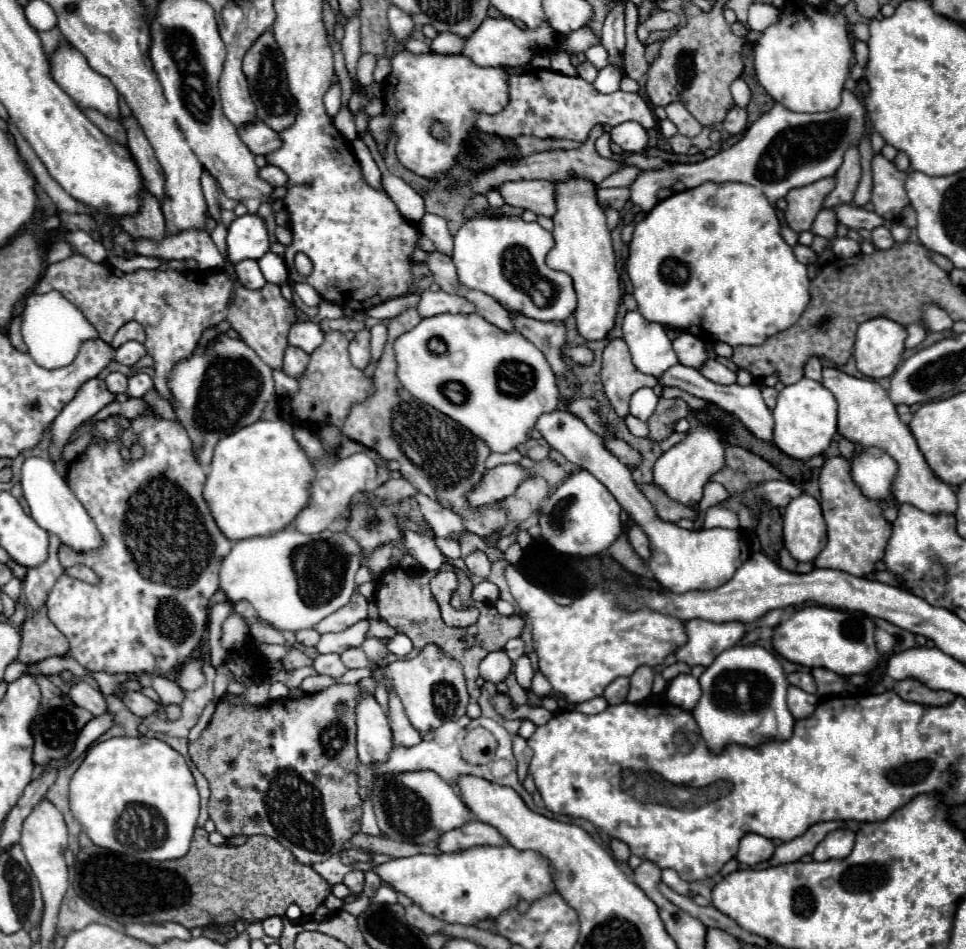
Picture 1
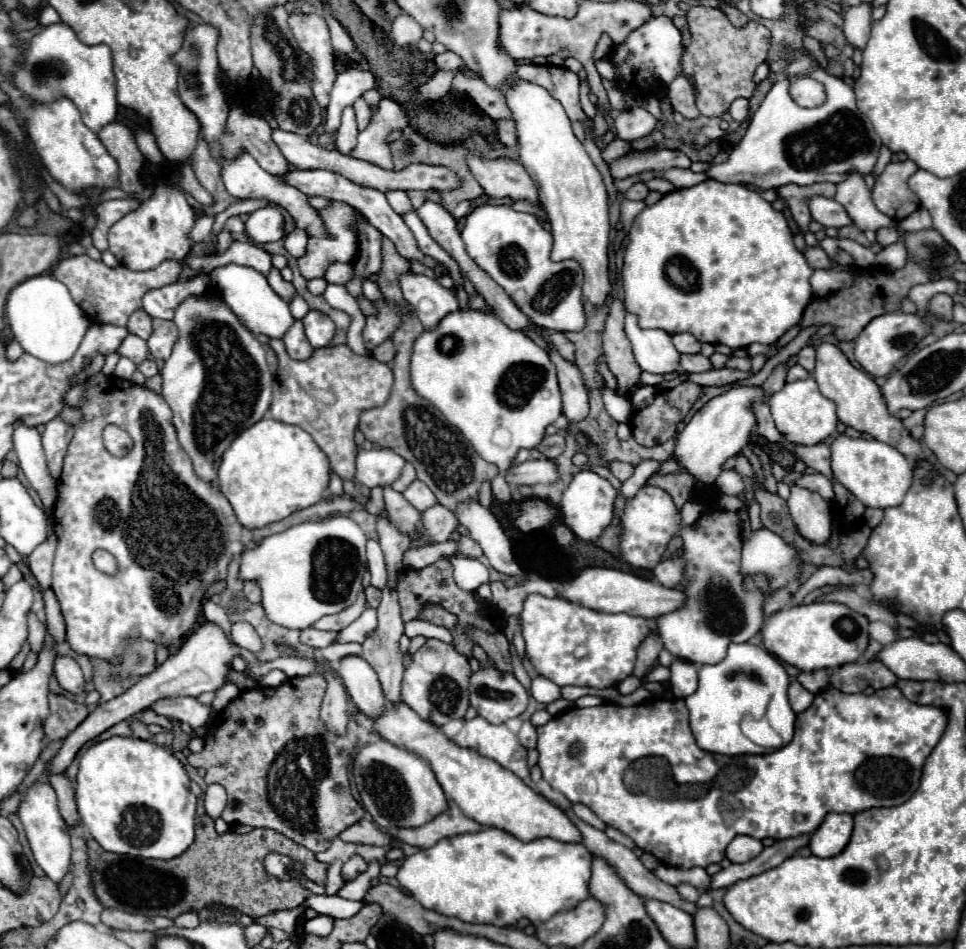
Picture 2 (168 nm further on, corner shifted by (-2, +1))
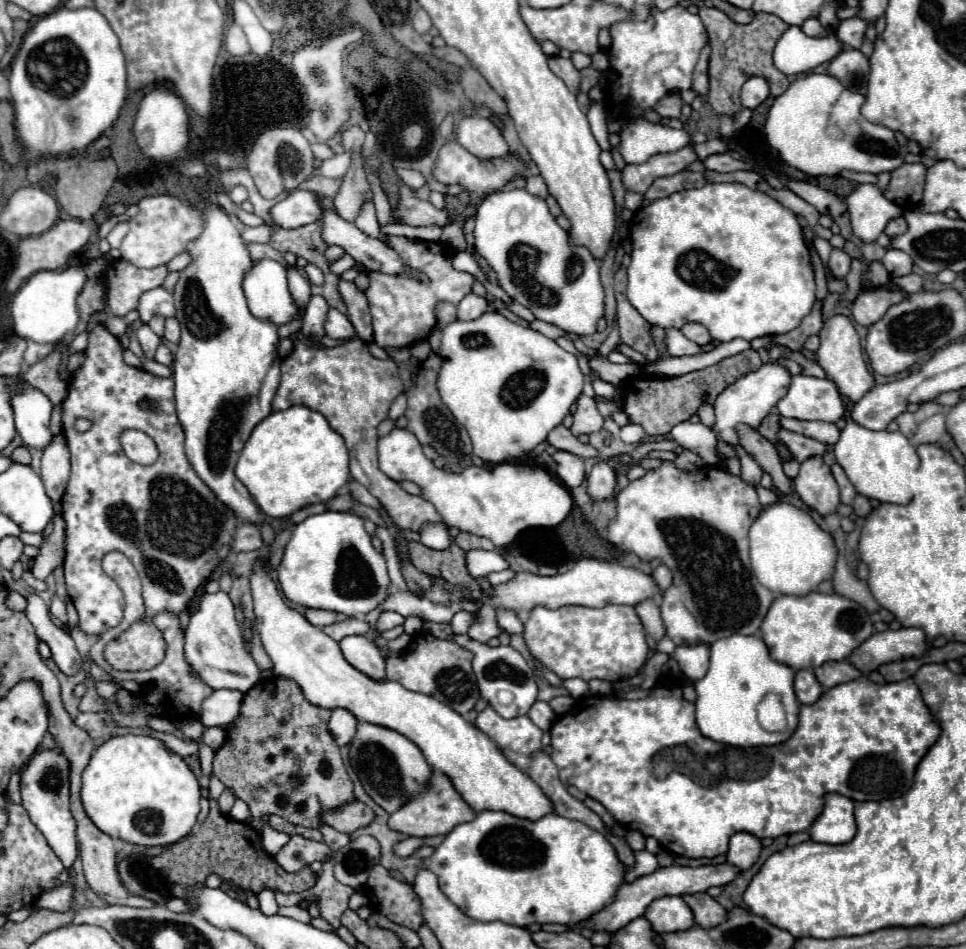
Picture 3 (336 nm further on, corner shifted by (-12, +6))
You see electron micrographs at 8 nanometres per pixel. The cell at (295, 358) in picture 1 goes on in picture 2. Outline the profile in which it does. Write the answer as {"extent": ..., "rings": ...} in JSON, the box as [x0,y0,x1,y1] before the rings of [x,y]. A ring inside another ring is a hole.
{"extent":[283,320,313,360],"rings":[[[295,320],[293,326],[287,330],[287,334],[283,336],[283,342],[287,346],[287,352],[291,358],[295,360],[307,360],[313,354],[313,348],[303,332],[303,324],[301,320]]]}

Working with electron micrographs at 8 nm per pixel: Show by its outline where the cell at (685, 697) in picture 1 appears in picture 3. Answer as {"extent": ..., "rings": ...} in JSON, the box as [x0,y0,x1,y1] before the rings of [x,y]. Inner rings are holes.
{"extent":[673,645,709,681],"rings":[[[683,645],[677,647],[673,659],[679,663],[681,673],[691,681],[703,679],[709,667],[709,647],[707,645]]]}

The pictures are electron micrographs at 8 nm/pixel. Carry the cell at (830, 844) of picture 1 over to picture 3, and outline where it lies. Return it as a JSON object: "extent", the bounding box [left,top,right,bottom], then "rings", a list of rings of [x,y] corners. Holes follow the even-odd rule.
{"extent":[809,793,857,845],"rings":[[[837,793],[825,795],[823,813],[815,819],[815,823],[809,829],[811,841],[829,843],[829,845],[849,843],[857,833],[853,813],[855,813],[855,807],[851,799]]]}

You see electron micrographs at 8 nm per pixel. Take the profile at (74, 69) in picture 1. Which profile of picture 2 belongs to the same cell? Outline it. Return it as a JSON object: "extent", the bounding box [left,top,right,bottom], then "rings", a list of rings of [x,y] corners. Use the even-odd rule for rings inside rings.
{"extent":[13,22,117,132],"rings":[[[63,22],[45,26],[29,40],[21,58],[21,66],[13,76],[13,84],[33,102],[49,104],[59,98],[69,98],[79,108],[85,126],[93,132],[99,132],[117,116],[111,50],[105,44],[83,44],[73,28]]]}

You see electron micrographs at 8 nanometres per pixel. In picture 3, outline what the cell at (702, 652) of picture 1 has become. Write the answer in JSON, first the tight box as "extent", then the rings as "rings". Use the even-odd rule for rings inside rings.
{"extent":[607,461,775,645],"rings":[[[665,461],[659,469],[647,471],[645,477],[631,481],[623,491],[619,491],[615,503],[617,517],[607,527],[609,543],[635,553],[643,561],[661,559],[673,571],[673,583],[663,593],[661,617],[667,637],[675,645],[711,645],[735,633],[759,633],[759,627],[775,601],[775,593],[767,591],[767,587],[755,579],[749,563],[747,531],[753,523],[753,513],[761,513],[757,493],[751,485],[721,467],[703,467],[699,471],[685,473],[675,469],[671,461]]]}

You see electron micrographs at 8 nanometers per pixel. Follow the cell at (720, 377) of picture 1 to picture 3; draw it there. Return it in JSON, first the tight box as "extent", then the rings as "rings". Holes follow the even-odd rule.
{"extent":[667,329,703,355],"rings":[[[667,329],[667,353],[669,355],[701,355],[703,349],[691,343],[679,329]]]}

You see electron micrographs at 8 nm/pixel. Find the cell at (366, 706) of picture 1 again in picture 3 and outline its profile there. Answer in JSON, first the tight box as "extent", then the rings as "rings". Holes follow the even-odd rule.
{"extent":[341,635,385,681],"rings":[[[351,635],[347,639],[343,639],[341,643],[341,651],[345,655],[345,659],[355,667],[359,669],[361,673],[365,673],[367,677],[375,679],[375,681],[385,681],[385,657],[381,655],[379,647],[363,637],[363,635]]]}

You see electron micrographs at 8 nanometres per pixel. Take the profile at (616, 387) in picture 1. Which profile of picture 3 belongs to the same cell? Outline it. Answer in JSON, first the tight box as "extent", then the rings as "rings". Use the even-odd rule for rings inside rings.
{"extent":[615,267,659,361],"rings":[[[621,267],[615,273],[617,323],[619,323],[621,343],[625,343],[625,345],[633,347],[635,351],[639,351],[641,355],[645,355],[647,361],[655,361],[655,359],[659,359],[659,353],[655,351],[655,347],[651,343],[651,335],[649,335],[651,325],[639,315],[639,311],[635,311],[635,307],[631,307],[625,291],[627,291],[627,271],[625,271],[625,267]]]}

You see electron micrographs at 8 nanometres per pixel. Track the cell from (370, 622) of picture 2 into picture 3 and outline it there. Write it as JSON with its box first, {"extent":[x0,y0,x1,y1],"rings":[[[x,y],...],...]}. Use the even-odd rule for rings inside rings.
{"extent":[375,611,403,631],"rings":[[[383,611],[375,623],[375,629],[377,631],[385,631],[385,629],[393,629],[397,625],[403,625],[403,617],[399,613],[393,613],[393,611]]]}

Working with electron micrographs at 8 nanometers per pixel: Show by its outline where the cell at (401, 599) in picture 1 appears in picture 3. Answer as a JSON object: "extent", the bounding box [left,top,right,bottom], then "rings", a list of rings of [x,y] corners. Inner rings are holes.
{"extent":[407,541,481,599],"rings":[[[413,541],[407,545],[409,545],[411,563],[419,571],[427,573],[429,577],[439,577],[439,579],[451,583],[453,587],[467,589],[469,591],[467,597],[471,597],[471,599],[481,597],[479,583],[465,569],[465,551],[455,541],[443,551],[429,549],[429,547],[425,547],[421,543],[413,543]]]}

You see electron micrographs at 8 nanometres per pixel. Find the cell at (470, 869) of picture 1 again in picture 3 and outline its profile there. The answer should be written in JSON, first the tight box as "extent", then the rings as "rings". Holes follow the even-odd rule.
{"extent":[427,811,623,927],"rings":[[[483,811],[479,813],[471,823],[461,823],[457,825],[445,839],[443,843],[435,849],[435,853],[427,859],[427,869],[437,875],[439,879],[439,889],[447,895],[447,899],[457,905],[467,917],[477,919],[477,921],[503,921],[507,925],[517,925],[517,927],[529,927],[531,923],[565,923],[565,925],[575,925],[587,917],[591,917],[599,907],[605,907],[611,901],[611,895],[615,895],[615,887],[623,883],[623,867],[619,867],[619,859],[615,859],[615,851],[611,851],[611,843],[599,835],[599,831],[587,827],[585,823],[573,821],[573,819],[563,819],[561,815],[549,813],[541,817],[539,821],[529,821],[529,819],[519,819],[515,815],[509,815],[505,811]]]}

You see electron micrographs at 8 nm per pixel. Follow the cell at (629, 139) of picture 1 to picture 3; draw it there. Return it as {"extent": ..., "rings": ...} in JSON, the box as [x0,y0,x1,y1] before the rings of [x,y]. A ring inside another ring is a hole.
{"extent":[653,95,681,117],"rings":[[[667,95],[653,109],[661,117],[679,117],[681,115],[681,99],[679,99],[679,95]]]}

